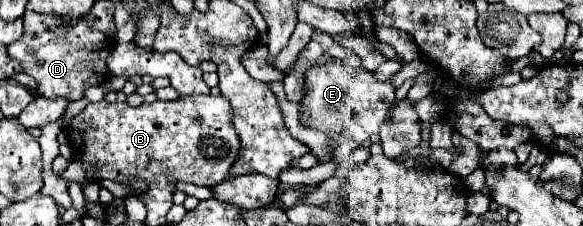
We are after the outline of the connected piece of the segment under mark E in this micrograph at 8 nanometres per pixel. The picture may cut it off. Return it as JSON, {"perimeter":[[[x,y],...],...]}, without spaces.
{"perimeter":[[[343,59],[329,61],[327,65],[323,63],[321,67],[311,67],[305,73],[305,89],[307,91],[301,97],[301,107],[305,113],[309,113],[305,127],[327,135],[327,155],[331,155],[331,161],[337,161],[337,157],[333,157],[337,137],[343,135],[349,125],[357,123],[367,133],[379,133],[379,125],[387,123],[387,111],[393,105],[391,99],[395,99],[395,87],[391,81],[379,81],[373,73],[365,71],[363,67],[355,69]]]}

